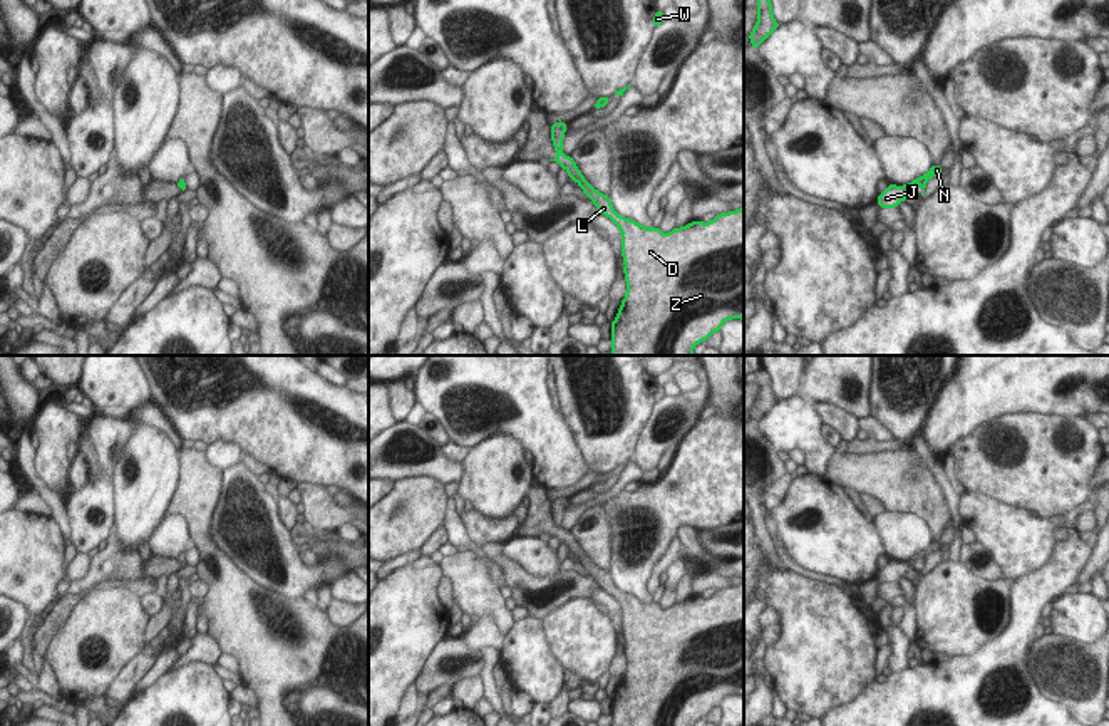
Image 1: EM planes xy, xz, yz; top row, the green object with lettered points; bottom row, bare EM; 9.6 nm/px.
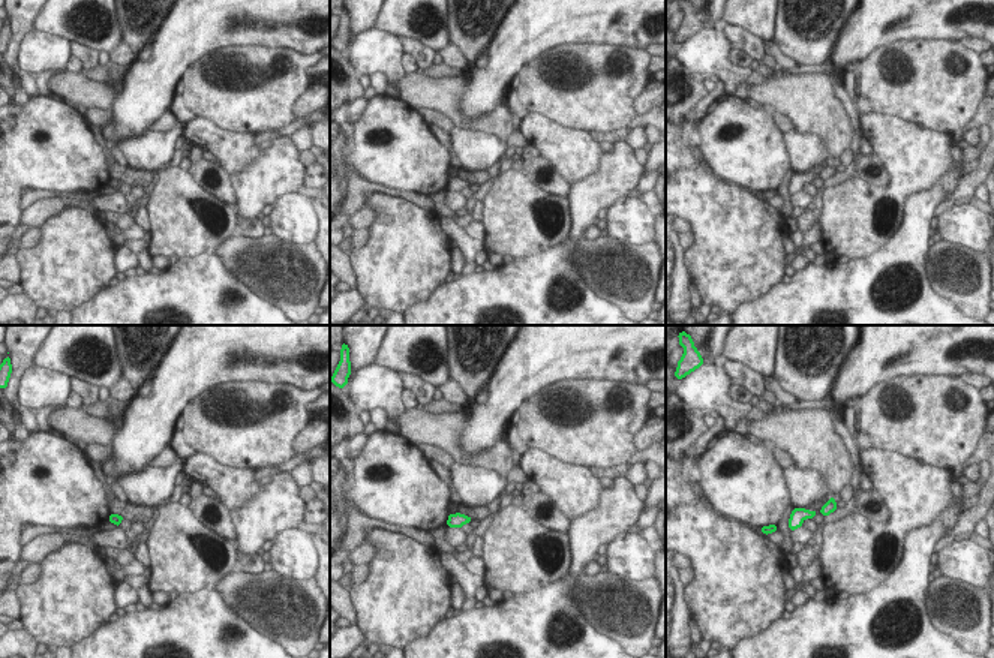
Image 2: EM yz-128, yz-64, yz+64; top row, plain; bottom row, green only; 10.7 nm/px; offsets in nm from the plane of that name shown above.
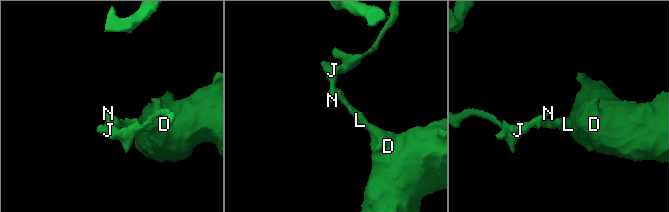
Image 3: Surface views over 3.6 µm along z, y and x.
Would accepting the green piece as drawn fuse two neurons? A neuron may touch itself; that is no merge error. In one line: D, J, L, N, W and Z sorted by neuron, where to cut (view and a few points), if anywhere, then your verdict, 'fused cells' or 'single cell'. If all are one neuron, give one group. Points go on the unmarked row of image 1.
D L Z / J N W | yz (925, 557), (918, 559) | fused cells

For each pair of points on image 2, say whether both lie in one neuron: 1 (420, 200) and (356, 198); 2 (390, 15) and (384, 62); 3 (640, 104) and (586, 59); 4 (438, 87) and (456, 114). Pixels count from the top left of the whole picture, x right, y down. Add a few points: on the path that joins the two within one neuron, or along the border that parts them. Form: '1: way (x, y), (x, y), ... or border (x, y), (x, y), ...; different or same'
1: way (404, 194), (372, 188); same
2: border (375, 26), (396, 36); different
3: border (645, 86), (634, 101), (634, 111), (637, 114); different
4: way (441, 93), (450, 108); same

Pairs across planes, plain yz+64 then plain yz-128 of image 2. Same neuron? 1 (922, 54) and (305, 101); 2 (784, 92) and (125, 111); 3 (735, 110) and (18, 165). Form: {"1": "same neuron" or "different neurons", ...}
{"1": "different neurons", "2": "different neurons", "3": "same neuron"}

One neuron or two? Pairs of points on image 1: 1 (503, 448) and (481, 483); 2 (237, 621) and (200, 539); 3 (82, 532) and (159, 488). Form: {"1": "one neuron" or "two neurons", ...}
{"1": "one neuron", "2": "one neuron", "3": "two neurons"}

